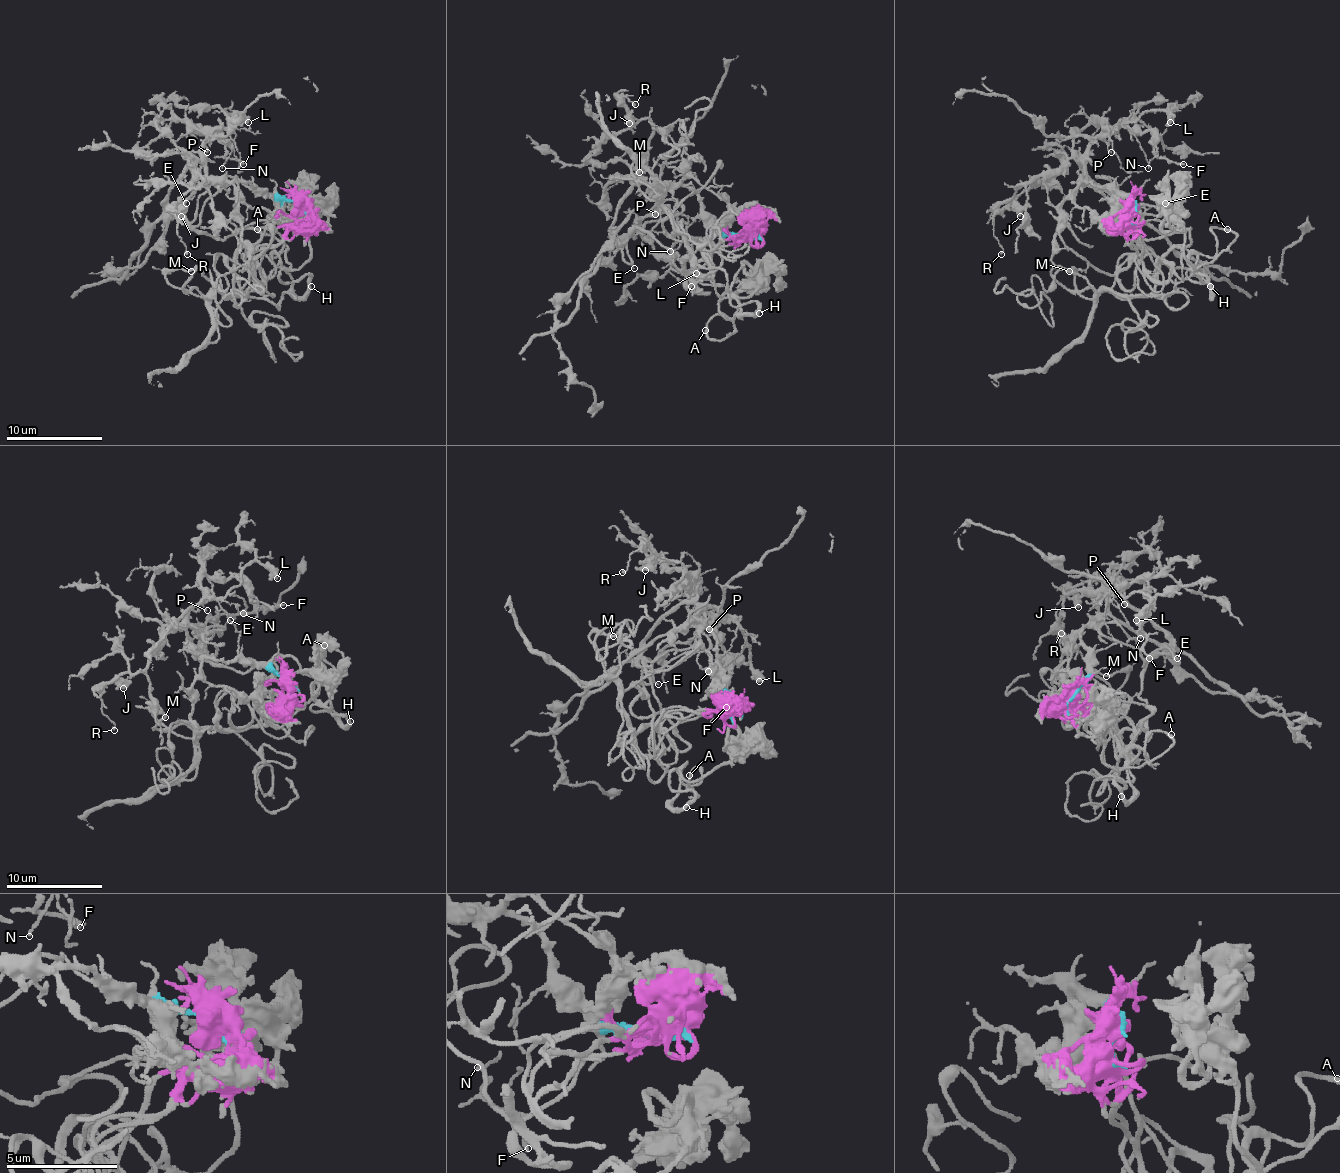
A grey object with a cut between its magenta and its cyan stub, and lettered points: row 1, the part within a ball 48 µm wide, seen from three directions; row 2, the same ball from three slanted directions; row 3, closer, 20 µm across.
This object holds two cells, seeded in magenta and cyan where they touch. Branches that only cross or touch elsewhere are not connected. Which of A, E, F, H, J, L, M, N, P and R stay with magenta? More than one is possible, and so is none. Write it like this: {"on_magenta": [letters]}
{"on_magenta": ["A", "E", "H", "M"]}

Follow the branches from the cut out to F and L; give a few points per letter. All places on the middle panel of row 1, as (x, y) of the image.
F: (752, 236), (728, 236), (699, 217), (685, 231), (682, 215), (654, 210), (639, 231), (673, 258), (692, 286)
L: (752, 236), (721, 234), (697, 217), (685, 231), (687, 219), (675, 212), (670, 265), (697, 272)

